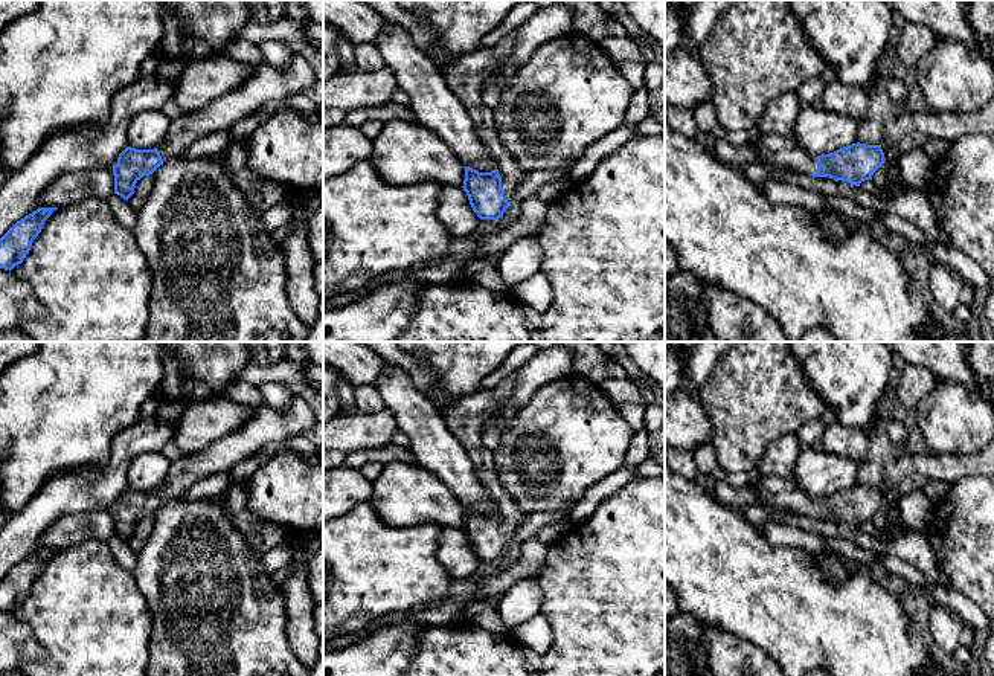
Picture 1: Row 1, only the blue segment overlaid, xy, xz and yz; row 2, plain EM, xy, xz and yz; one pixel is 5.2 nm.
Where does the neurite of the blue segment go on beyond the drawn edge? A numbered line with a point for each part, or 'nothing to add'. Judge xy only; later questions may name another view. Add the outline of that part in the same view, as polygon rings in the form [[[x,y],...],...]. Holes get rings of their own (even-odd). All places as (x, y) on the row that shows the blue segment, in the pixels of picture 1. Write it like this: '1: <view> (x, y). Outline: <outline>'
1: xy (267, 83). Outline: [[[294,53],[291,63],[282,69],[261,63],[239,87],[200,110],[172,119],[157,150],[163,160],[180,156],[200,137],[229,130],[271,101],[305,93],[314,82],[313,67],[299,53]]]

